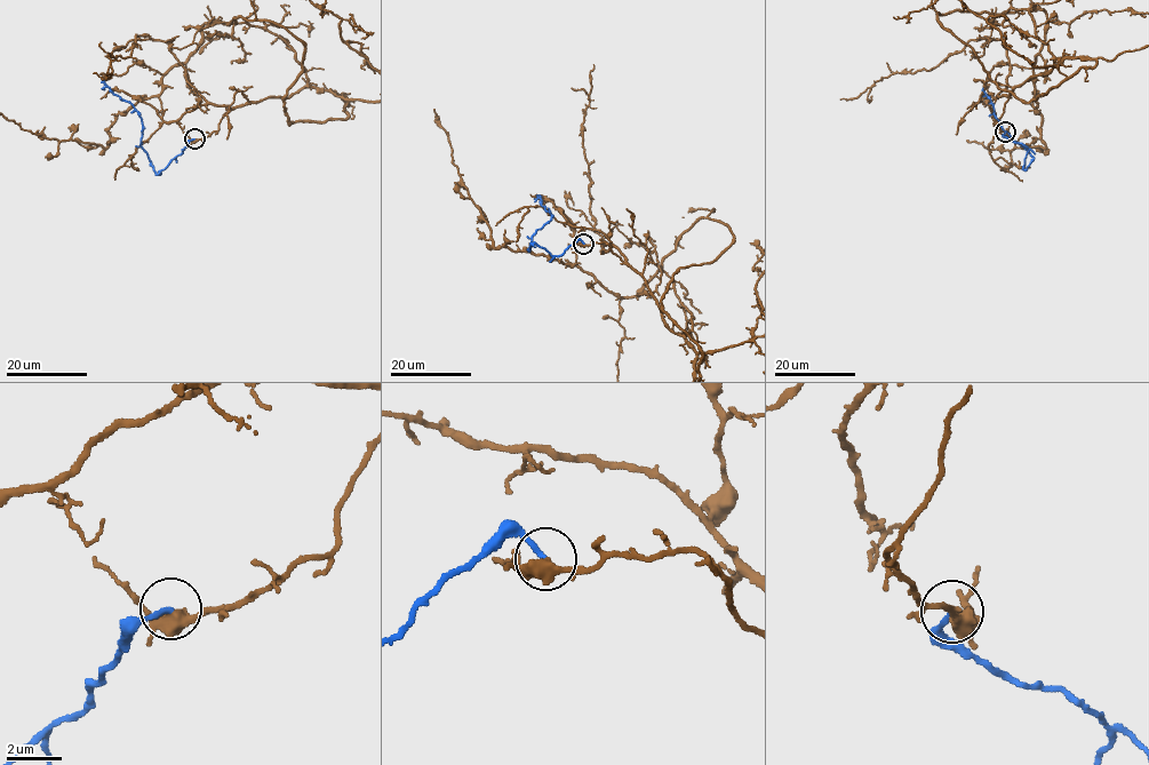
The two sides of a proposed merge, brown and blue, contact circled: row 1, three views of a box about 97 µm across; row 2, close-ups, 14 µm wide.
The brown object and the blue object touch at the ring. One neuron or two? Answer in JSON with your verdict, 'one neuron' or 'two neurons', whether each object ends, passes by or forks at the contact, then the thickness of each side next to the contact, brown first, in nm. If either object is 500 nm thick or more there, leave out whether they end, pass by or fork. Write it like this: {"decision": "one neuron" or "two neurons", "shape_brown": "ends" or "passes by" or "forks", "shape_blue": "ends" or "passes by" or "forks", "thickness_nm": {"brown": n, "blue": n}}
{"decision": "two neurons", "shape_brown": "forks", "shape_blue": "ends", "thickness_nm": {"brown": 380, "blue": 200}}

